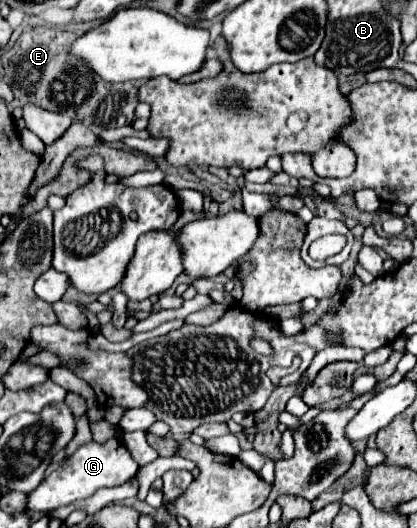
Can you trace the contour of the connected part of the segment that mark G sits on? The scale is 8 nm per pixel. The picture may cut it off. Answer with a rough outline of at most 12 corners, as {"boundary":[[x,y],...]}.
{"boundary":[[112,438],[88,442],[28,494],[50,512],[132,480],[138,464]]}

